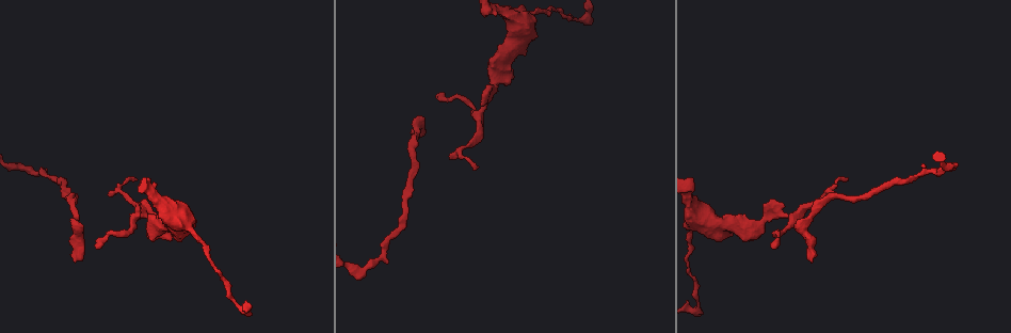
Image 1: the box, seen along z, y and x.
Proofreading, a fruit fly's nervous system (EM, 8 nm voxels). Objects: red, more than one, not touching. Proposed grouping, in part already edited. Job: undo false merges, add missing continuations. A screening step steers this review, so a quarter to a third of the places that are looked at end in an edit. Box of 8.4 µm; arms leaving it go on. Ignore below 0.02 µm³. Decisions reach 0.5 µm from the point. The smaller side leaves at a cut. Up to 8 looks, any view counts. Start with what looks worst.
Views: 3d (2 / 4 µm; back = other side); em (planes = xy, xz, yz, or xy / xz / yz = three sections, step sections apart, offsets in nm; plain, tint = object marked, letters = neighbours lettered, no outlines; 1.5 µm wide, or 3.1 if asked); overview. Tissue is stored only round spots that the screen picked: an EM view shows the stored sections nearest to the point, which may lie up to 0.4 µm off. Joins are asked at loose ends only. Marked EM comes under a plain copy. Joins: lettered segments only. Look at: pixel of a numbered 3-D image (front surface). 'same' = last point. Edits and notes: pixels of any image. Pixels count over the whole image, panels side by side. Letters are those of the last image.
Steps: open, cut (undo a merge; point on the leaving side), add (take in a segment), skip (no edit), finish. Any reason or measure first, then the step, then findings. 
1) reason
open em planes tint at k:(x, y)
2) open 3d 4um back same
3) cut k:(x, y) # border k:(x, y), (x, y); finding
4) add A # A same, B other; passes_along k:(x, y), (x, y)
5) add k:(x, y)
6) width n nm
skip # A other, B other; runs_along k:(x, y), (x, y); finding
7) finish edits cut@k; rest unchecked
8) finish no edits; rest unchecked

branch stops here
open em planes letters at 1:(845, 179)

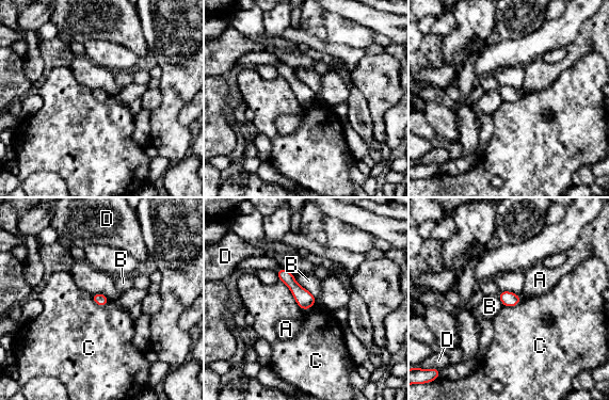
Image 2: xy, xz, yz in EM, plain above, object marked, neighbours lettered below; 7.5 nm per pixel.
skip # A other, B other, C other, D other; border 2:(279, 280), (297, 304), (309, 309); none of them fits

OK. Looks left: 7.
tapers out
open 3d 4um at 1:(98, 247)

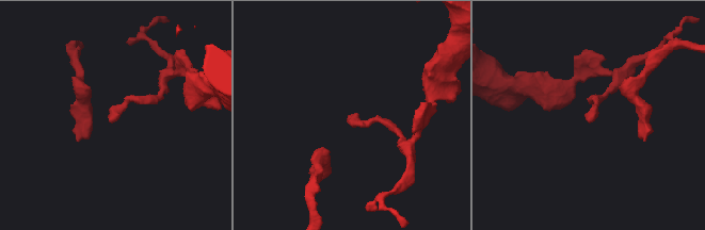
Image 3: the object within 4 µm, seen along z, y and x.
open em planes tint at 3:(110, 120)

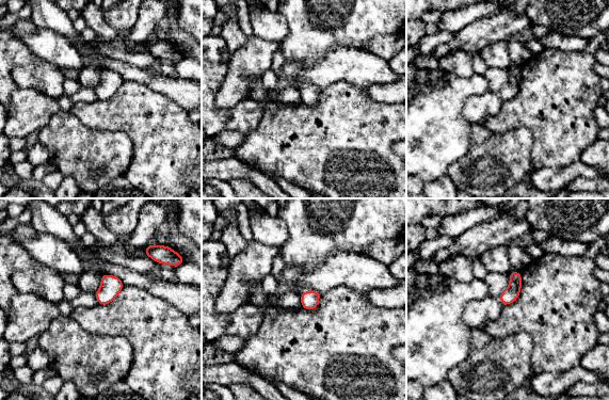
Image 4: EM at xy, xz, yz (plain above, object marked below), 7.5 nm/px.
open em planes letters same

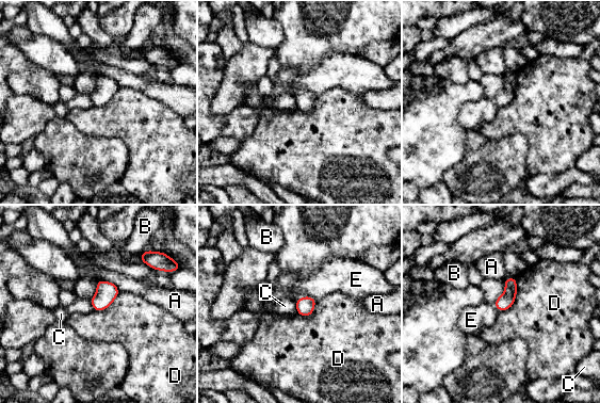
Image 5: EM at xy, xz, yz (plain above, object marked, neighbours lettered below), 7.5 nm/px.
width 120 nm
skip # A other, B other, C other, D other, E other; border 5:(517, 278), (515, 302), (499, 311); none of them fits

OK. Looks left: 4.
branch stops here
open 3d 4um at 1:(487, 91)

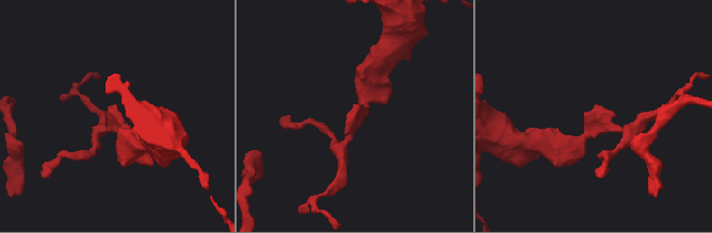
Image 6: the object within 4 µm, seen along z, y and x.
need the tissue
open em planes letters at 6:(356, 116)

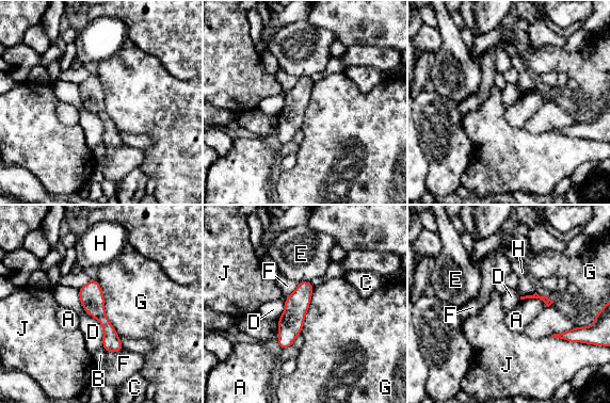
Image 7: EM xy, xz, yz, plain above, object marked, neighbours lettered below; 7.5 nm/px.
longest_contact D 480 nm
skip # A other, B other, C other, D other, E other, F other, G other, H other, J other; border 7:(96, 279), (105, 315), (118, 336); none of them fits

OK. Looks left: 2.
finish no edits; rest unchecked

